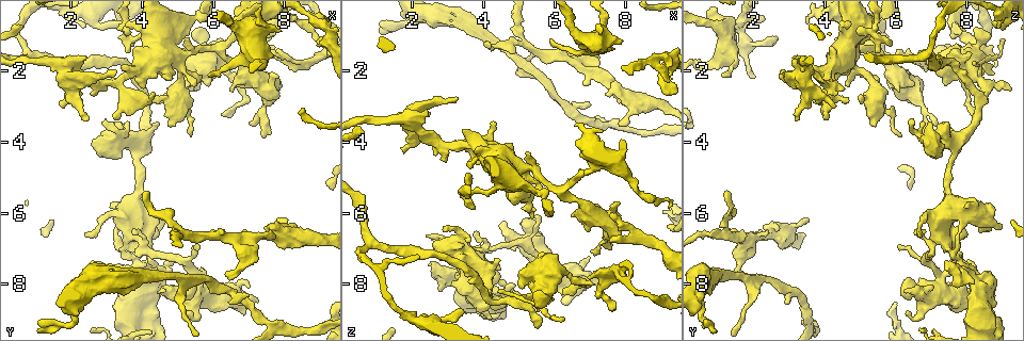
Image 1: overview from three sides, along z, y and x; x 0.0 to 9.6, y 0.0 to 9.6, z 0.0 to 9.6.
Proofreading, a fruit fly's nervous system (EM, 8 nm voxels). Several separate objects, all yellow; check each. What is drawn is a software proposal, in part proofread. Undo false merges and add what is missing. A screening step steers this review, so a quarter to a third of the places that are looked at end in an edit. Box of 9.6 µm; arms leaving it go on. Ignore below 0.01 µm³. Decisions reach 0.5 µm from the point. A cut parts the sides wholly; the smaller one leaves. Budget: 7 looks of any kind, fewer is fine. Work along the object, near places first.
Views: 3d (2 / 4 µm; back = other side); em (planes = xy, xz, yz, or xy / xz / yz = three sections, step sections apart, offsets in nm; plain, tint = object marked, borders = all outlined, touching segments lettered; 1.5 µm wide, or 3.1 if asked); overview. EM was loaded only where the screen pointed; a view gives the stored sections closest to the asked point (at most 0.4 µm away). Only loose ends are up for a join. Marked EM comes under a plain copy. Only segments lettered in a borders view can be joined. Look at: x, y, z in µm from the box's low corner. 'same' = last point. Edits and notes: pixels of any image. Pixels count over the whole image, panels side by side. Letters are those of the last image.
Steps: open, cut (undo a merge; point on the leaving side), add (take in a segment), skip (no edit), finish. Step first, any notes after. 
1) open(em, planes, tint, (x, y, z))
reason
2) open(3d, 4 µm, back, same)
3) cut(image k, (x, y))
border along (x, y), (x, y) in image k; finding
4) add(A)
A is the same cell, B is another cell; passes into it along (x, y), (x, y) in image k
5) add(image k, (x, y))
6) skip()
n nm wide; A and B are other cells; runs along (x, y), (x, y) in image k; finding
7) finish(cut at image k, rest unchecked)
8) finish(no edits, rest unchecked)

open(3d, 4 µm, (6.35, 7.75, 1.65))
free end

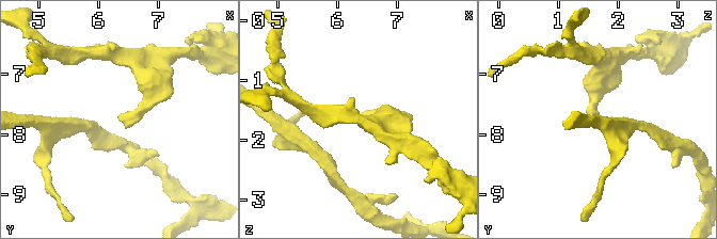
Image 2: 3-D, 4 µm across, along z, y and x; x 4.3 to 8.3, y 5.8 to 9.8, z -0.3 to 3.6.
open(em, planes, borders, same)
shape alone is not enough

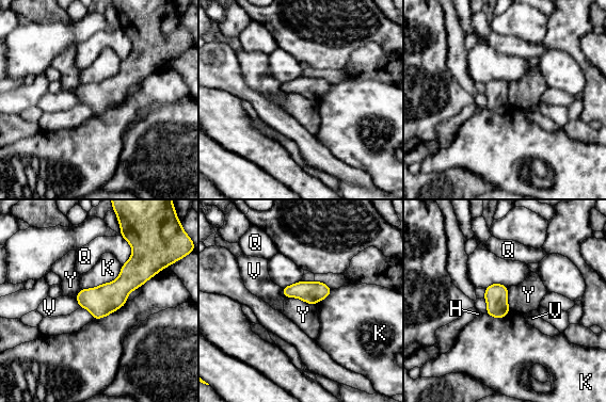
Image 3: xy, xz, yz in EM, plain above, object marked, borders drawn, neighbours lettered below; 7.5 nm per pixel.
skip()
H, K, Q, V and Y are other cells; no lettered segment goes on from it

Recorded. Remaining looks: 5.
open(em, planes, borders, (5.20, 1.10, 4.30))
thick end

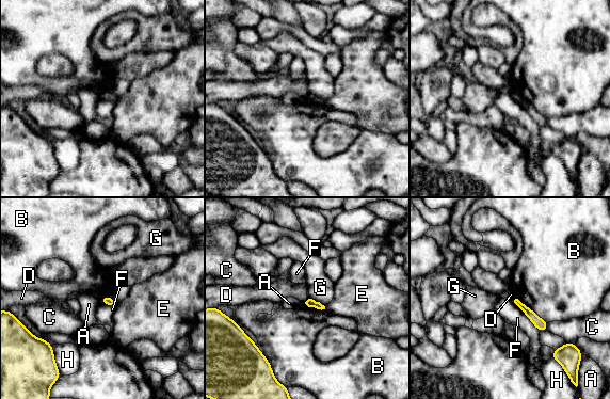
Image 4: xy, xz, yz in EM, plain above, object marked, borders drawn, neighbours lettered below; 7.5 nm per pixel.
skip()
F touches over 340 nm; A, B, C, D, E, F, G and H are other cells; border along (510, 299), (540, 331) in image 4; none of them fits

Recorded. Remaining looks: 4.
open(em, xy, step 4, borders, (6.90, 0.85, 7.80))
branch stops here

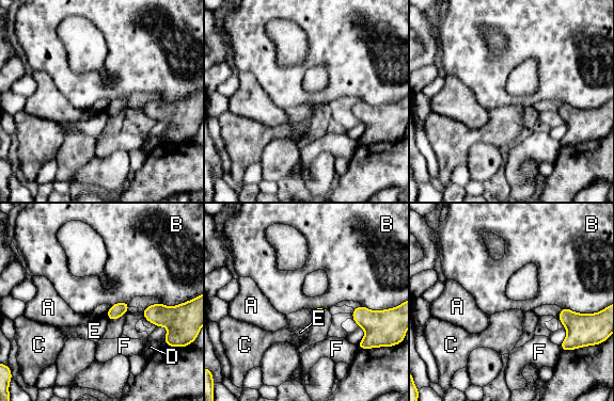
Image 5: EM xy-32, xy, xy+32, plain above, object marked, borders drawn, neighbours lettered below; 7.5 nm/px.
skip()
B touches over 190 nm; A, B, C, D, E and F are other cells; no lettered segment goes on from it

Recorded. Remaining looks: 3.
finish(no edits, rest unchecked)

